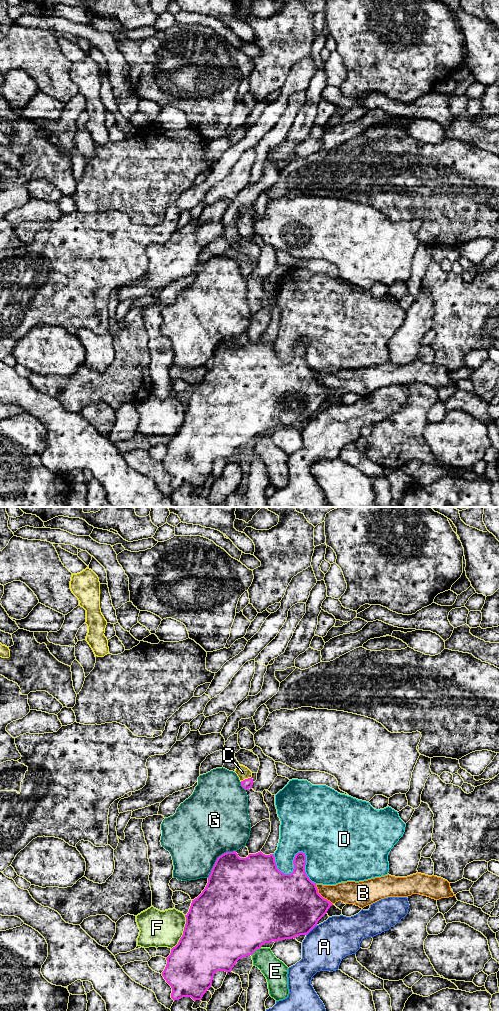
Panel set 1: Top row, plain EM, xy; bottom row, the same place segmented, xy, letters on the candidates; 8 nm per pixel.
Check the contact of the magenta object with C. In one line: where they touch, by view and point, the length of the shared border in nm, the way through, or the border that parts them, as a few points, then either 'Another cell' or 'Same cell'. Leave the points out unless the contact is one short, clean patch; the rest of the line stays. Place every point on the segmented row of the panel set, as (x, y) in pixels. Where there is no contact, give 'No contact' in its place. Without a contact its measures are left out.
Touches magenta at xy (245, 779). Shared border 100 nm. Path across: xy (247, 783), (245, 779), (242, 772). Same cell

